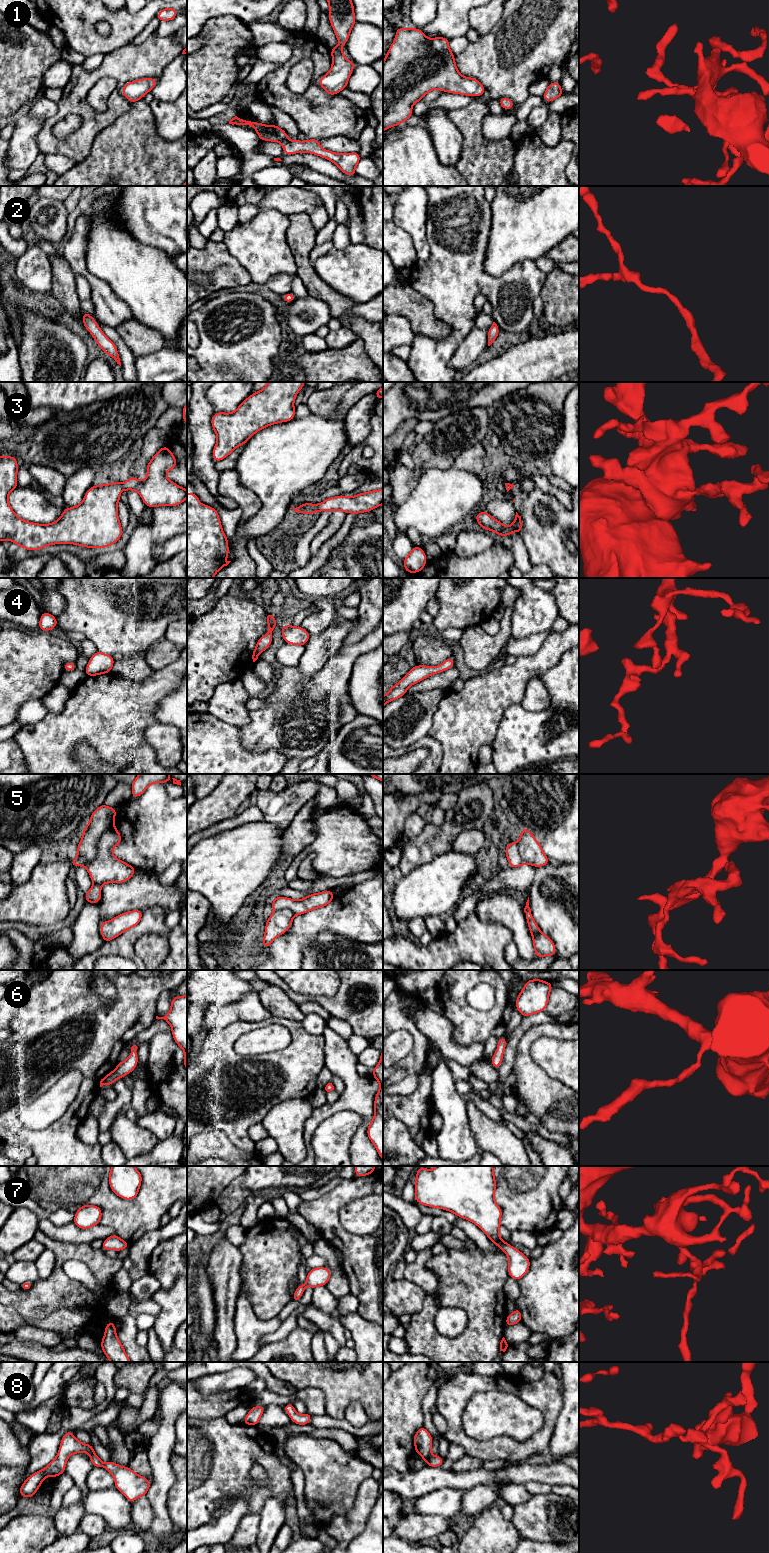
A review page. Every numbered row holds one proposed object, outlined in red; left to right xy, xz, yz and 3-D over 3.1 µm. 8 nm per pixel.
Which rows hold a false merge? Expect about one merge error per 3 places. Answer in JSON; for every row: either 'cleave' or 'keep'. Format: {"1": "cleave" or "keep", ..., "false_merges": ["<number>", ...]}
{"1": "keep", "2": "keep", "3": "keep", "4": "keep", "5": "cleave", "6": "keep", "7": "keep", "8": "keep", "false_merges": ["5"]}

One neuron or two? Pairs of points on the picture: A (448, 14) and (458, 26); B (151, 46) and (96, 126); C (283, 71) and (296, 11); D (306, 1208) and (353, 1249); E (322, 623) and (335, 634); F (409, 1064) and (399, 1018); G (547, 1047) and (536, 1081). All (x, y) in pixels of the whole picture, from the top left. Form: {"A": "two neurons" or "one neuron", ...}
{"A": "one neuron", "B": "one neuron", "C": "two neurons", "D": "one neuron", "E": "two neurons", "F": "one neuron", "G": "two neurons"}

